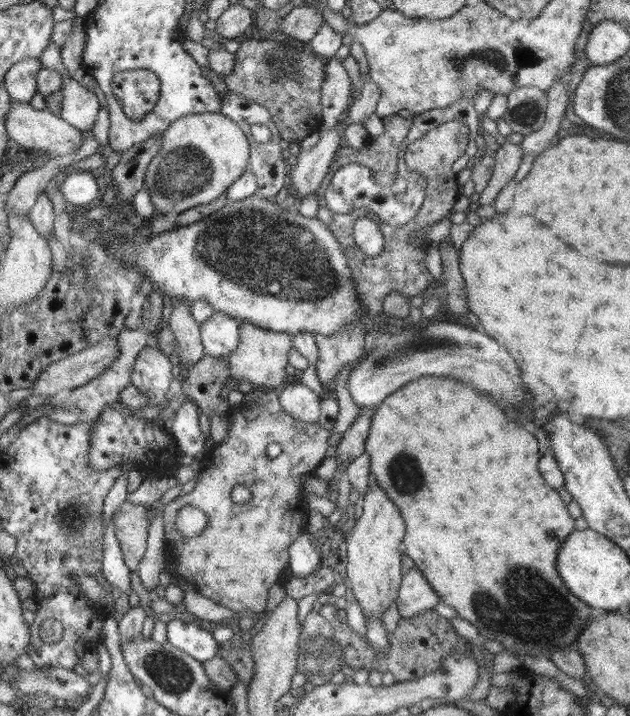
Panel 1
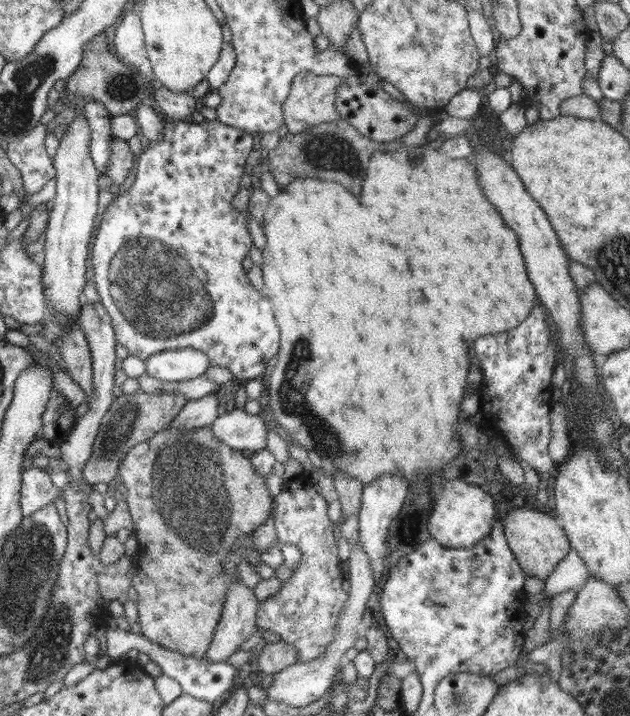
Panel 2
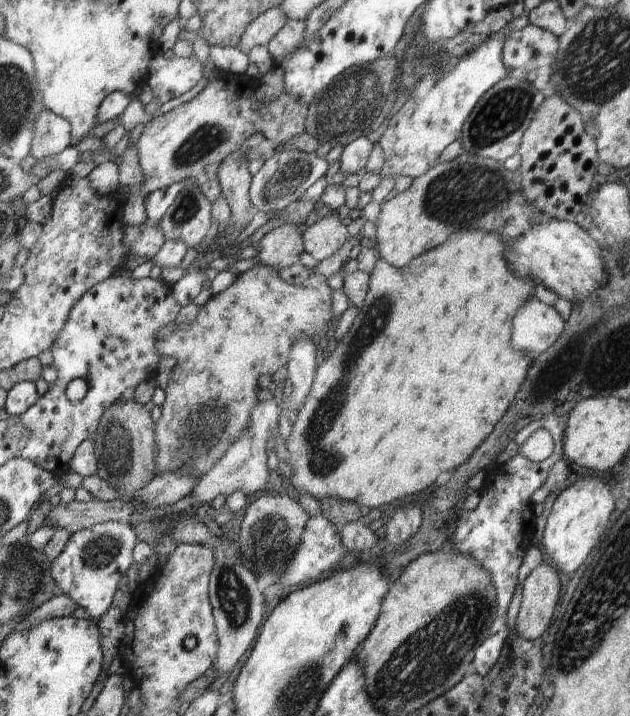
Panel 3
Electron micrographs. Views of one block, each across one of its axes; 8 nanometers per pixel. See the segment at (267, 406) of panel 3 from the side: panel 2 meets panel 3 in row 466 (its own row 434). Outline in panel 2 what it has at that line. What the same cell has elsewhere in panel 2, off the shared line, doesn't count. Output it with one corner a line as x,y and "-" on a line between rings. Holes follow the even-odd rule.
237,408
216,418
211,426
218,441
236,450
254,452
266,449
268,427
260,415

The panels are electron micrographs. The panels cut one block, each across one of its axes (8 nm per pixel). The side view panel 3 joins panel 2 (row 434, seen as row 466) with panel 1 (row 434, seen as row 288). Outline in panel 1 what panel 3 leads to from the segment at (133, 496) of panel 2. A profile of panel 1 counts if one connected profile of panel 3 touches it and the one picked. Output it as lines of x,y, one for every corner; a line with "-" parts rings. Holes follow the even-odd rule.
266,388
255,389
259,397
256,402
256,406
250,406
243,404
242,402
235,405
236,414
230,416
224,415
224,418
228,419
228,434
226,438
222,440
219,444
215,444
214,448
205,455
204,459
201,461
198,472
196,473
197,482
191,492
184,495
181,498
175,498
164,507
163,523
165,524
164,530
166,534
166,548
168,548
168,560
170,564
174,564
176,568
176,574
180,579
183,579
186,584
192,584
194,588
204,596
211,598
216,601
216,604
220,606
225,606
236,613
241,610
252,610
252,612
264,612
266,608
266,599
268,598
268,590
274,586
276,583
284,583
282,580
285,577
285,573
289,568
289,552
288,548
290,545
303,533
307,532
307,520
309,517
309,508
304,499
307,495
303,491
303,484
305,480
309,478
314,472
315,468
325,459
326,450
328,450
328,438
331,432
322,428
316,424
308,424
303,420
295,419
292,415
289,415
280,404
278,391
268,390
-
271,443
279,444
282,447
282,452
276,458
270,458
266,455
266,449
-
236,484
242,484
244,488
248,488
252,492
252,498
250,502
246,504
234,503
230,497
232,490
-
183,506
193,506
194,508
199,508
204,514
210,518
210,522
207,522
206,528
202,531
202,536
193,536
192,538
185,538
179,533
175,532
175,518
177,516
177,510

